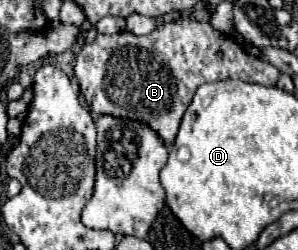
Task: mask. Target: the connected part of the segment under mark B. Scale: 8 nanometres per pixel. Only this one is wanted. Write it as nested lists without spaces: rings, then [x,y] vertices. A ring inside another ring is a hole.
[[[183,16],[175,22],[163,22],[145,36],[135,36],[127,30],[117,34],[97,34],[97,38],[91,44],[85,44],[75,56],[75,78],[79,80],[81,94],[85,96],[89,108],[93,106],[93,114],[111,114],[117,118],[143,120],[163,138],[167,146],[173,144],[183,112],[191,104],[191,98],[201,84],[237,78],[251,84],[275,86],[279,74],[281,72],[275,66],[247,54],[229,36],[213,30],[207,22],[193,22],[189,16]]]

